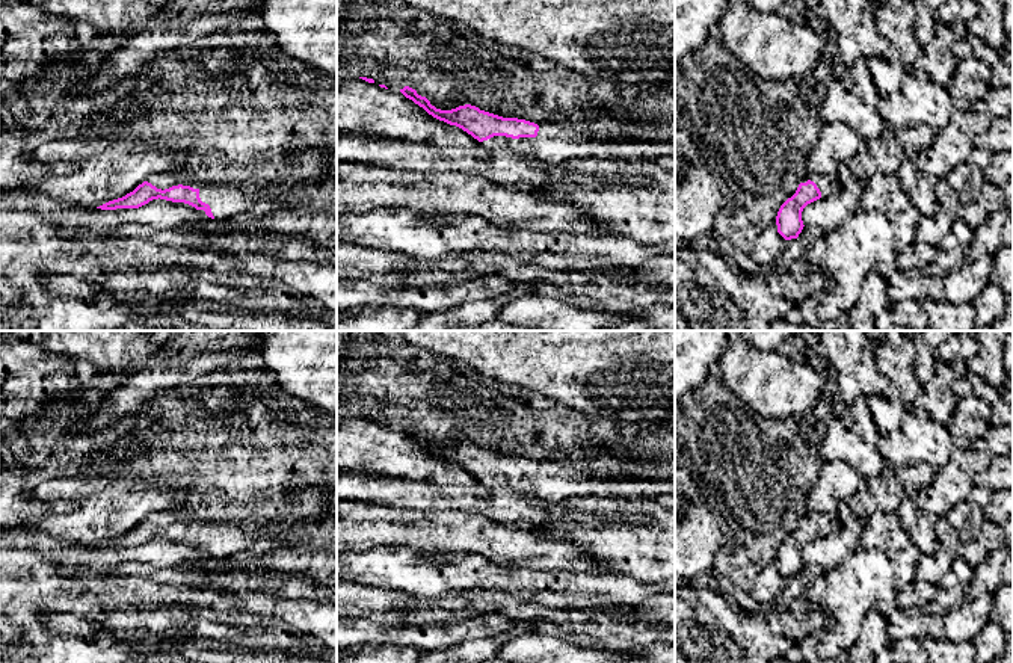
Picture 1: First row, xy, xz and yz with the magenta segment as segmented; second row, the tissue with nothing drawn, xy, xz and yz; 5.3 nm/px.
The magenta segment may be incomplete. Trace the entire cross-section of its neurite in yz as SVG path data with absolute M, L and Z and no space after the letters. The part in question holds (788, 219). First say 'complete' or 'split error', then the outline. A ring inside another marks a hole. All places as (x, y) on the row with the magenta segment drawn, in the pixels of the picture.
split error; M821 174L808 175L808 181L800 183L796 193L781 205L776 216L777 233L785 240L797 239L805 227L803 208L820 198L827 198L830 190L832 178Z

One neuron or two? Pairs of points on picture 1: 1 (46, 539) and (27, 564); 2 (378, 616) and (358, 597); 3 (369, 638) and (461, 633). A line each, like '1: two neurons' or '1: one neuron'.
1: two neurons
2: one neuron
3: one neuron

